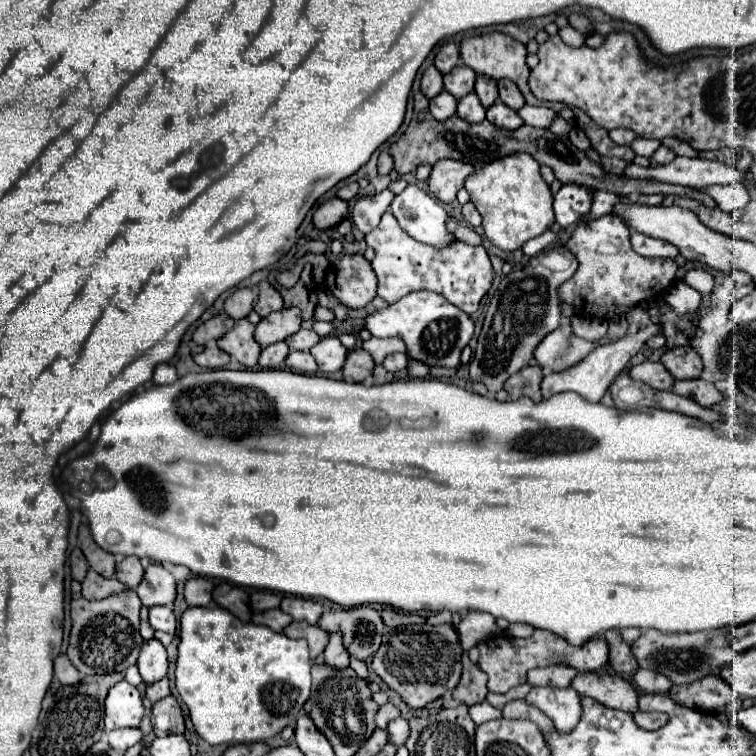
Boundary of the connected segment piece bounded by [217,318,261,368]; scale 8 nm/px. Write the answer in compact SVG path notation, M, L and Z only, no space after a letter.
M247 318L237 320L233 330L229 330L225 336L221 336L217 340L217 344L227 354L235 356L243 366L255 368L259 352L261 352L261 346L255 342L253 330L255 330L255 326Z

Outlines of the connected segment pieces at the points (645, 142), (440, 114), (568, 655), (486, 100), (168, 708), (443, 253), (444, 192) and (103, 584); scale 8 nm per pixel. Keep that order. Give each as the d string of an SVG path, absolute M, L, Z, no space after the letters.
M637 138L630 147L636 155L651 159L653 152L660 146L660 141L656 139Z
M443 90L435 98L429 100L429 108L437 120L447 120L457 110L457 98L451 96L447 90Z
M533 632L529 638L507 638L499 634L481 642L477 648L481 654L479 668L489 676L489 692L507 692L513 686L523 684L531 668L563 664L575 668L577 672L595 672L607 664L607 642L601 638L591 640L591 644L585 644L583 648L571 648L569 644L563 644L559 636L551 636L551 632Z
M477 76L475 94L479 96L483 108L489 108L497 102L497 80L493 80L491 76Z
M167 696L159 702L155 702L151 708L151 720L153 720L155 736L183 734L183 730L185 730L181 706L175 700L175 696Z
M391 212L383 214L379 226L365 236L365 242L375 250L371 266L379 278L377 294L389 304L413 290L427 288L443 294L451 304L463 308L467 314L475 314L481 298L491 288L493 268L483 246L469 246L461 240L453 240L445 248L423 244L403 232Z
M439 160L433 164L433 172L427 180L429 190L441 202L455 202L457 192L463 188L463 180L473 172L473 166L459 160Z
M91 570L87 572L87 576L85 576L85 580L81 584L83 584L81 596L87 598L87 600L99 600L103 596L111 596L115 592L125 590L125 586L119 584L119 580L103 578L103 576L99 576L97 572L91 572Z

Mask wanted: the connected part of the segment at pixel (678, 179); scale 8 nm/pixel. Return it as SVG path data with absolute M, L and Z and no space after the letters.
M677 156L665 166L641 168L631 164L625 172L629 178L655 178L667 180L673 184L683 184L691 188L707 188L713 184L743 184L747 174L719 160L701 160L701 158L685 158Z

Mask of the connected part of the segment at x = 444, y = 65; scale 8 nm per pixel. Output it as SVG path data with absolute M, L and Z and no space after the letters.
M451 42L443 44L435 56L435 66L439 68L441 74L451 72L451 68L455 68L459 64L459 48Z

